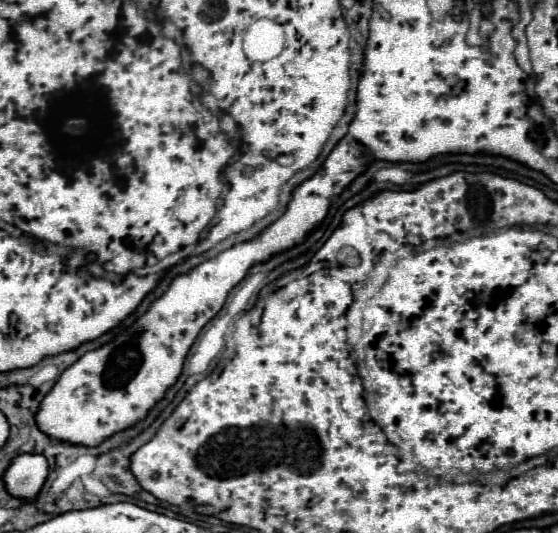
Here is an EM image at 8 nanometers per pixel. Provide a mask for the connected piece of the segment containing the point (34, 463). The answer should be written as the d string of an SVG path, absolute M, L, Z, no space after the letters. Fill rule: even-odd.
M19 454L5 468L3 482L11 496L23 498L25 502L35 502L47 474L49 464L43 454Z

